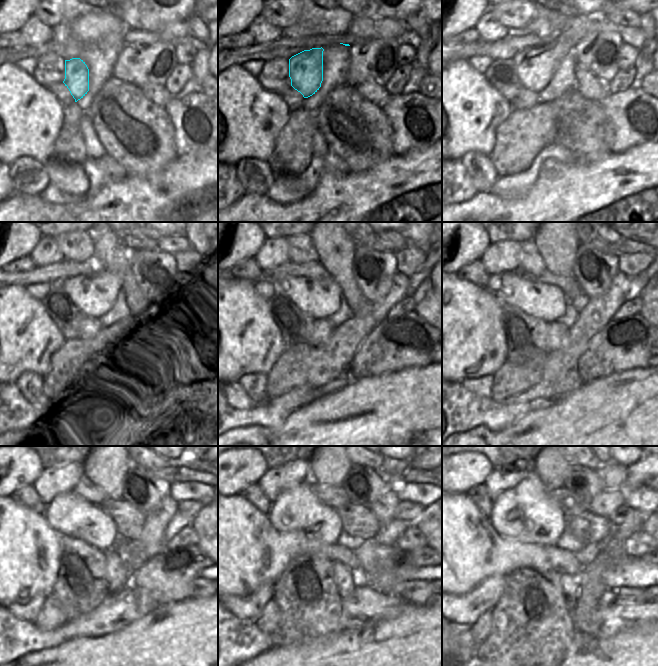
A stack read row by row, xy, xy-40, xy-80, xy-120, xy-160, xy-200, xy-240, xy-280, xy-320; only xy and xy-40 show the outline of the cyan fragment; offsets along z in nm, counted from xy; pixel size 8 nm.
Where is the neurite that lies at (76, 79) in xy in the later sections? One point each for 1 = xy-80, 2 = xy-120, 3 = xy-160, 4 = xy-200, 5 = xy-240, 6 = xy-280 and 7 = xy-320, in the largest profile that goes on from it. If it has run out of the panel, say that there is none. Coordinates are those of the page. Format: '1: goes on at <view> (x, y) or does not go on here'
1: goes on at xy-80 (535, 66)
2: goes on at xy-120 (94, 295)
3: goes on at xy-160 (321, 298)
4: goes on at xy-200 (546, 302)
5: goes on at xy-240 (70, 514)
6: goes on at xy-280 (296, 511)
7: goes on at xy-320 (525, 513)

